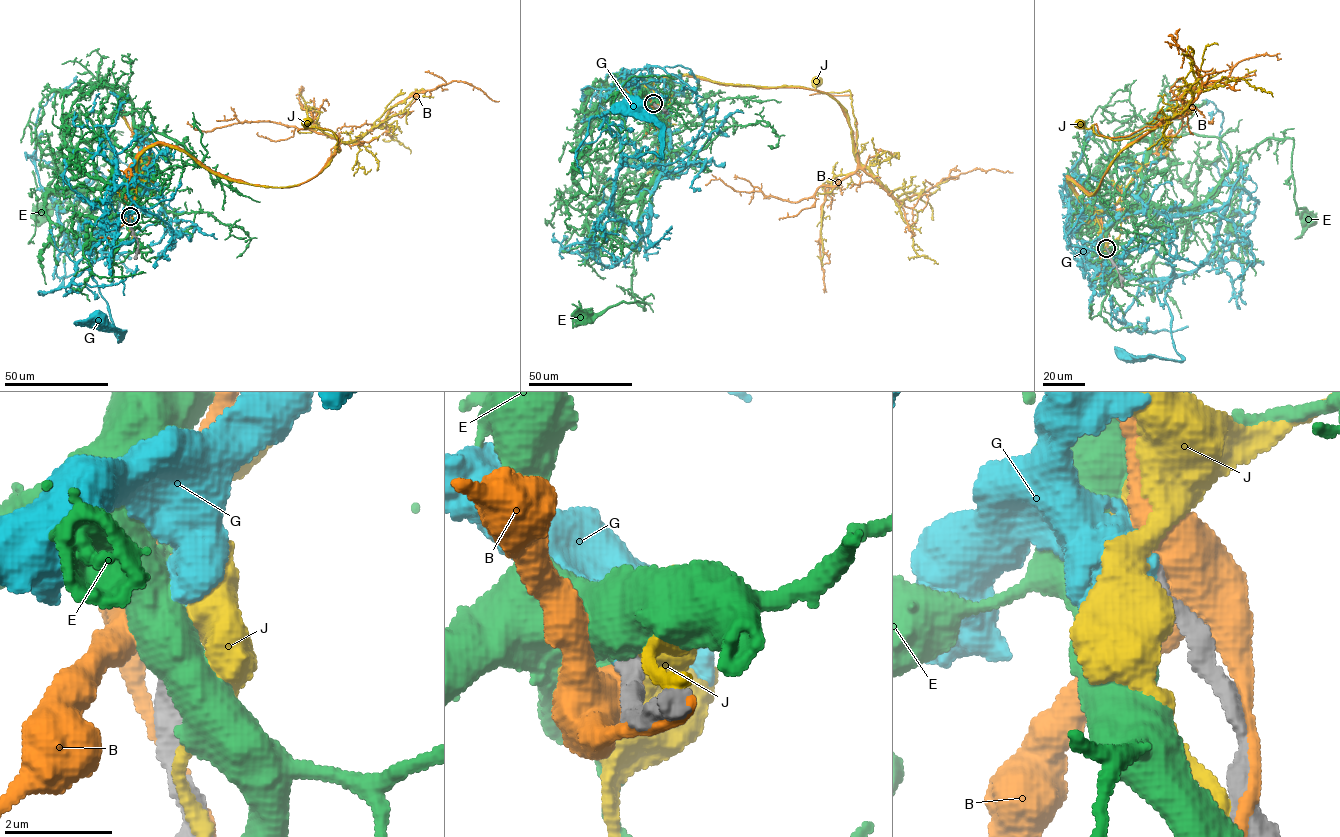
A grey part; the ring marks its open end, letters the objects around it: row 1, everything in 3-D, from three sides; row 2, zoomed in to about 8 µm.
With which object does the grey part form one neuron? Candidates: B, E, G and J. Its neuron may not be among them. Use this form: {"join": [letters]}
{"join": ["G"]}

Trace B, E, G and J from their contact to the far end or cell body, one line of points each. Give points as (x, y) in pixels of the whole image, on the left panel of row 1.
B: (130, 215), (125, 173), (154, 144), (231, 178), (290, 187), (419, 93), (462, 82), (499, 101)
E: (129, 216), (138, 183), (115, 188), (103, 133), (114, 140), (99, 201), (87, 211), (56, 202), (40, 210)
G: (130, 216), (105, 228), (88, 250), (89, 273), (118, 341), (121, 332), (99, 319)
J: (130, 216), (137, 158), (157, 144), (234, 181), (314, 177), (340, 150), (307, 121)

